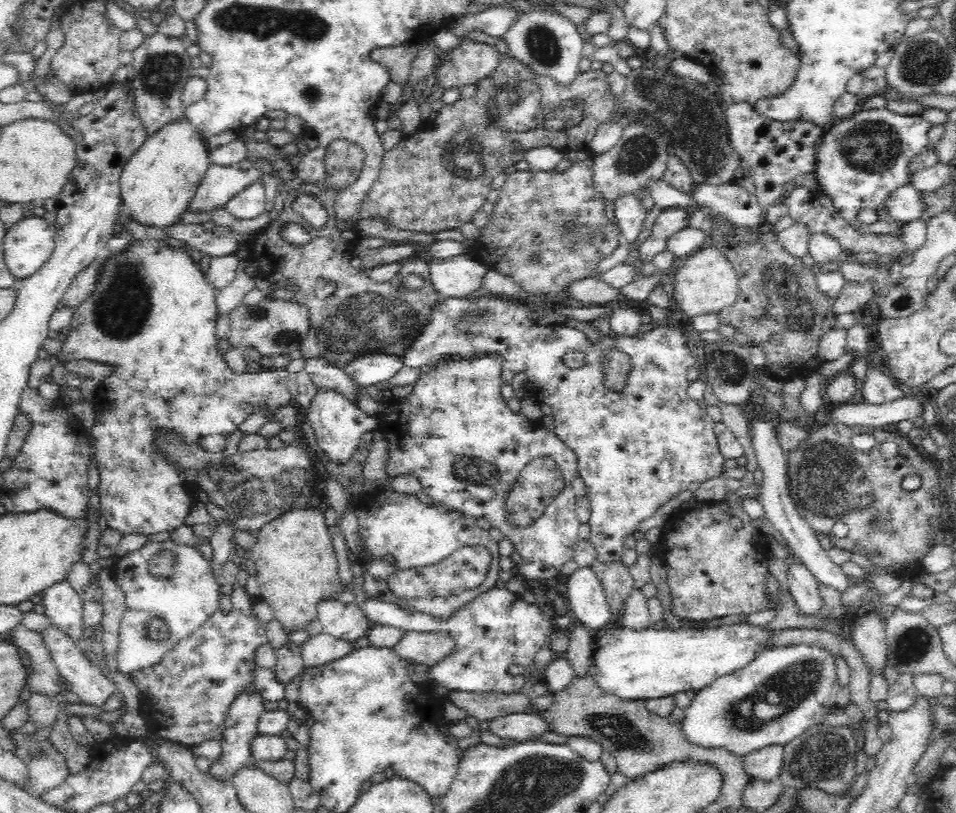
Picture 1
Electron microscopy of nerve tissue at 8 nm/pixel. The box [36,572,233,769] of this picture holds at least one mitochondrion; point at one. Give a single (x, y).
(156, 633)

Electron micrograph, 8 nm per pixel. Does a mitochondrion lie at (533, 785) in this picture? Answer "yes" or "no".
yes

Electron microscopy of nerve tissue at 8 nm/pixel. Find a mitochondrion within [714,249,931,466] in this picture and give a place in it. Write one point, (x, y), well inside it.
(790, 305)

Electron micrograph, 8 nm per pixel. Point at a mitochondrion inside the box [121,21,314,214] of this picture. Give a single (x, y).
(159, 73)

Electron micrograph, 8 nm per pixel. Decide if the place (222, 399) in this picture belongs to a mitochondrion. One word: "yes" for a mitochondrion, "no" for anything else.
no

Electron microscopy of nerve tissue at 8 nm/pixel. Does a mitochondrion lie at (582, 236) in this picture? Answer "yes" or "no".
yes

